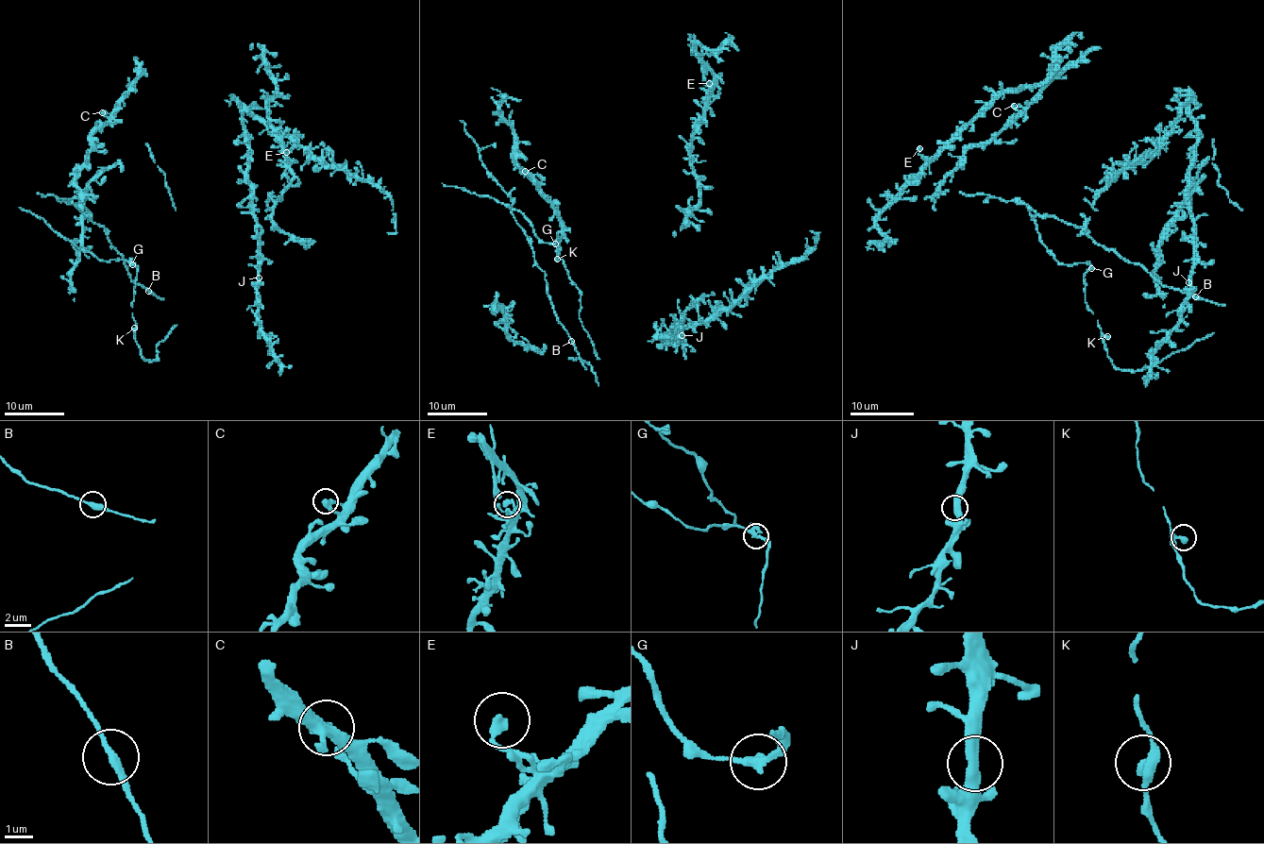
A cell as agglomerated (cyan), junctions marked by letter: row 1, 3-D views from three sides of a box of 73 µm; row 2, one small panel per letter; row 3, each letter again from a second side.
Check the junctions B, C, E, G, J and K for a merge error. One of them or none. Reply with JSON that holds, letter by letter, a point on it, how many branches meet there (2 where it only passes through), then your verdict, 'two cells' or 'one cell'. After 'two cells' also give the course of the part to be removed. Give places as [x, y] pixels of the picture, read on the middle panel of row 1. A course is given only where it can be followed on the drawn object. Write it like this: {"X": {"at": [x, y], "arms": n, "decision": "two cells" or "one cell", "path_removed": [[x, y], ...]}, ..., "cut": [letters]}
{"B": {"at": [571, 341], "arms": 2, "decision": "one cell"}, "C": {"at": [525, 171], "arms": 2, "decision": "one cell"}, "E": {"at": [709, 83], "arms": 1, "decision": "one cell"}, "G": {"at": [555, 244], "arms": 2, "decision": "one cell"}, "J": {"at": [682, 335], "arms": 2, "decision": "one cell"}, "K": {"at": [557, 259], "arms": 2, "decision": "one cell"}, "cut": []}

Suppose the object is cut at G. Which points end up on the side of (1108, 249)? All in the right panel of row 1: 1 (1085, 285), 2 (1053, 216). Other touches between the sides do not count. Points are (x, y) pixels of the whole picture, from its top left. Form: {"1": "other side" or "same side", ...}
{"1": "same side", "2": "same side"}

